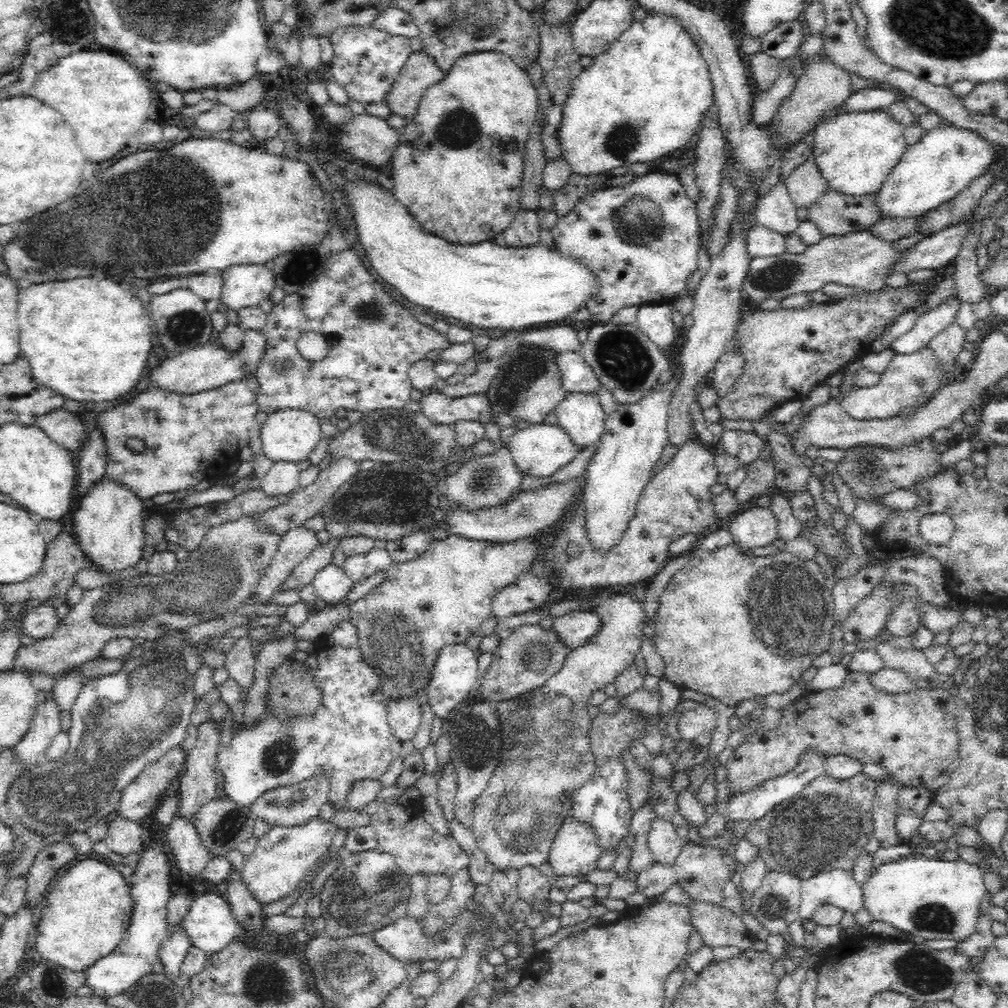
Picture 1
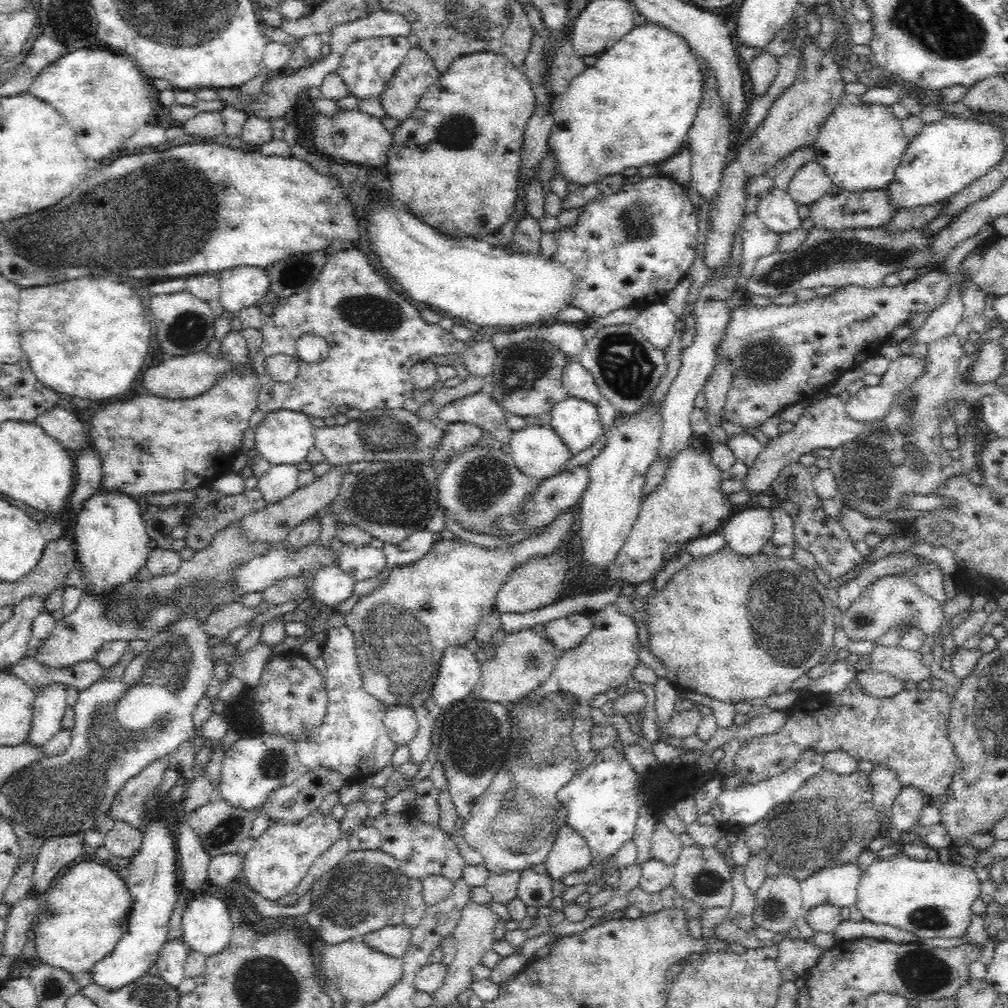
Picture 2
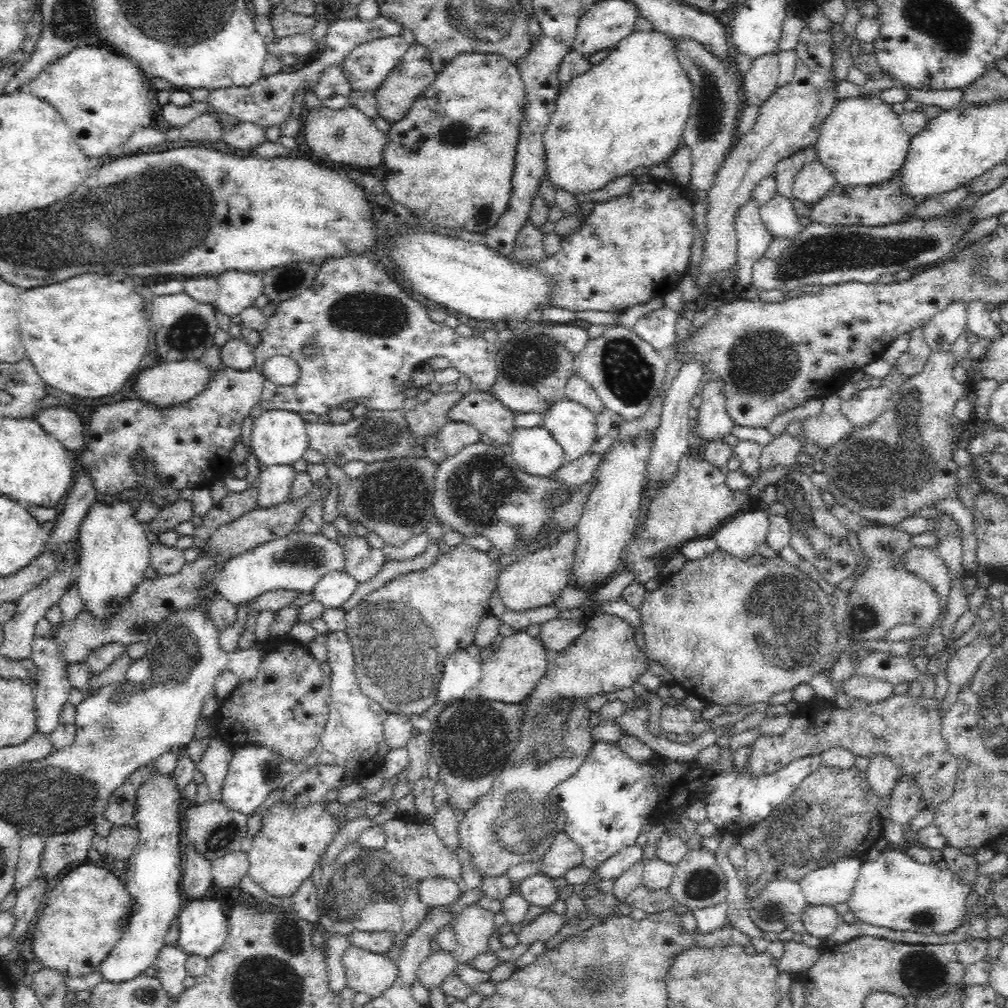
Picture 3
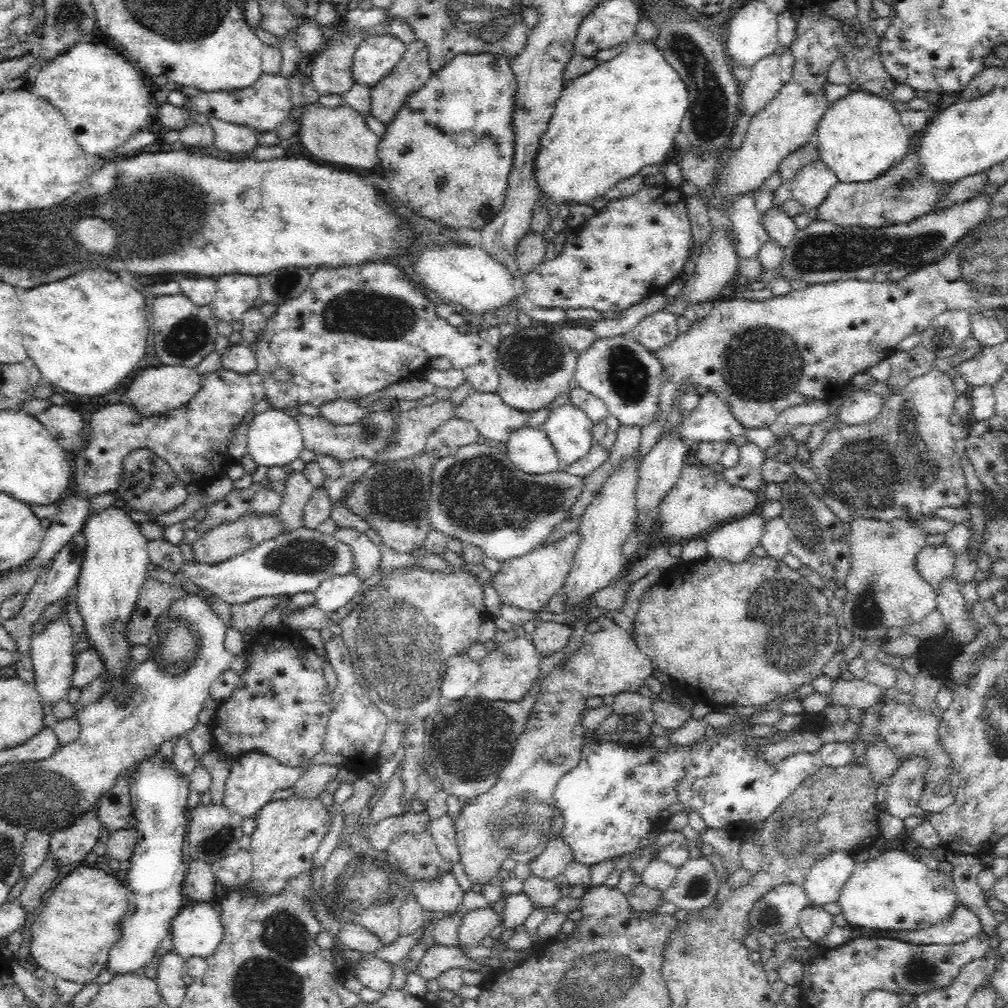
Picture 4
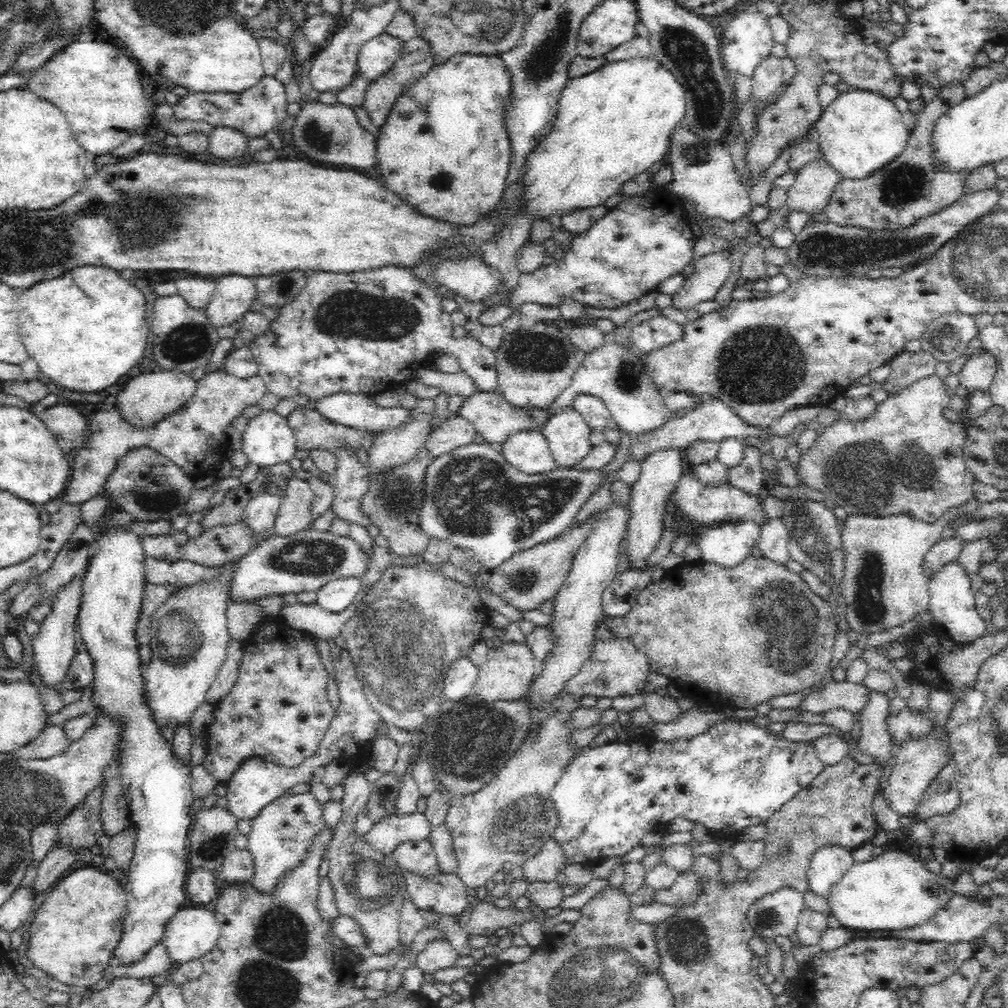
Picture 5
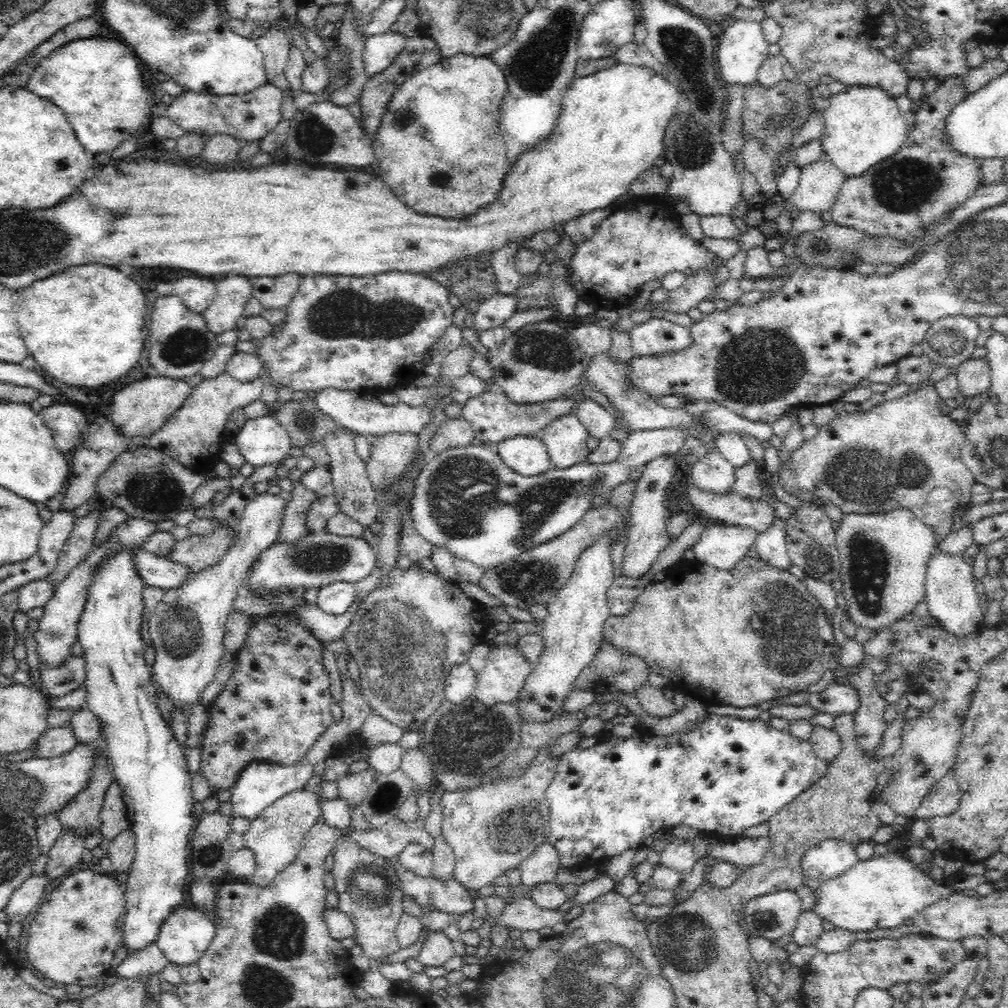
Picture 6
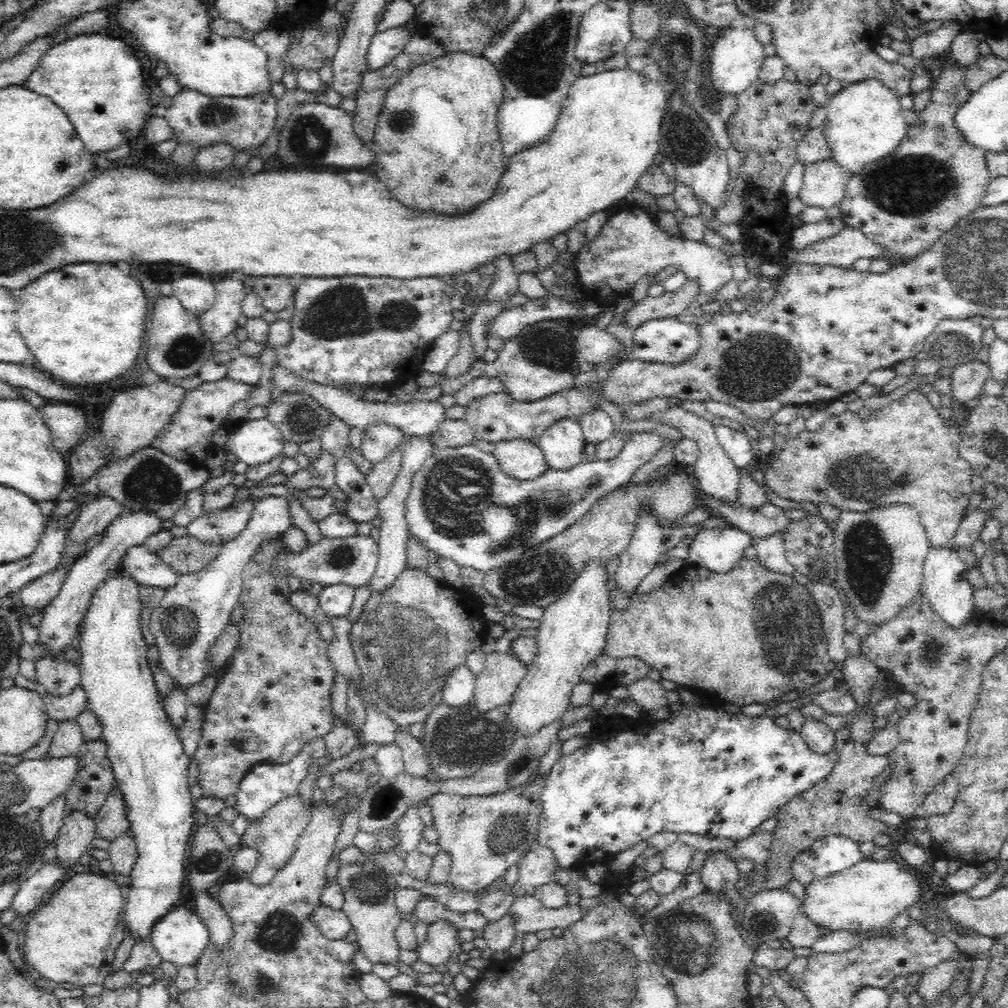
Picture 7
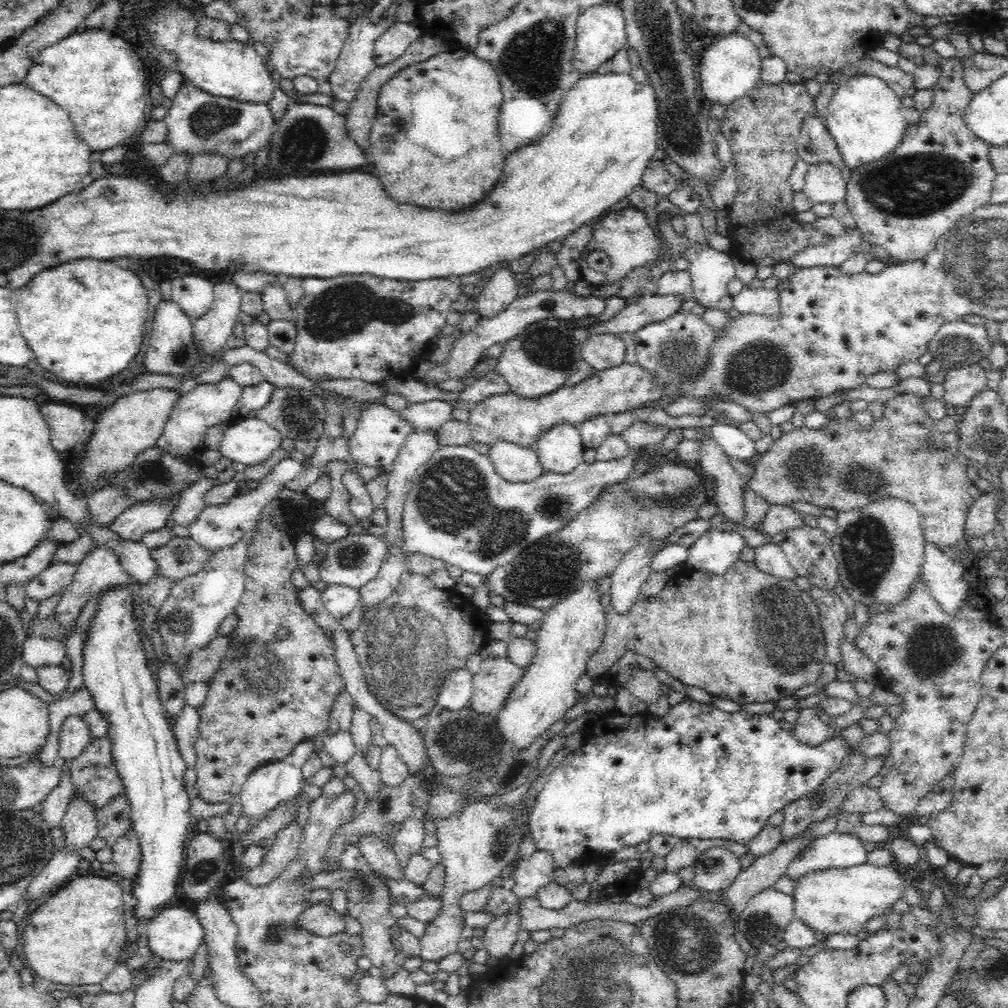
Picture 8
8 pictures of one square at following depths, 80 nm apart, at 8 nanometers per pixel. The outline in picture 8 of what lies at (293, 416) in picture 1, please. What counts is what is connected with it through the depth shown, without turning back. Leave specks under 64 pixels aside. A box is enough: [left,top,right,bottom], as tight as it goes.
[219,417,283,467]

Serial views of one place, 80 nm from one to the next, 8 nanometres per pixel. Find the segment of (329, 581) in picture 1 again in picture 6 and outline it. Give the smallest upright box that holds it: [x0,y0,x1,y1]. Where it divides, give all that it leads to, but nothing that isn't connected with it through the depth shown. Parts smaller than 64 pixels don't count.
[317,581,356,614]

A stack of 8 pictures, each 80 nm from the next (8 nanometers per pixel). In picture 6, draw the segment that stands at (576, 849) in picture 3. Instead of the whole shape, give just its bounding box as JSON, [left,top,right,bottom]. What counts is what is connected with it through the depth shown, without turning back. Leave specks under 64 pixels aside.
[518,841,561,891]

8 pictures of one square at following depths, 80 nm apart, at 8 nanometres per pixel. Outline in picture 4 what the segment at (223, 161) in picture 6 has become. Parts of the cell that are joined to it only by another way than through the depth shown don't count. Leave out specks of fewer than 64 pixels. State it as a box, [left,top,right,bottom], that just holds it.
[209,117,259,154]

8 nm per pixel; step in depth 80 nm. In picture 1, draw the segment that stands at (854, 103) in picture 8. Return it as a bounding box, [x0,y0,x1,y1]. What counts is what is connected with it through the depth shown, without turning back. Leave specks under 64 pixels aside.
[812,110,907,196]

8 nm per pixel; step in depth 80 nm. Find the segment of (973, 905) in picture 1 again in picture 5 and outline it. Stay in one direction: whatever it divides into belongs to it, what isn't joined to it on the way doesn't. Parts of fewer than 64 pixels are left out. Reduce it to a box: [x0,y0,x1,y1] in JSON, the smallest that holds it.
[828,850,955,931]

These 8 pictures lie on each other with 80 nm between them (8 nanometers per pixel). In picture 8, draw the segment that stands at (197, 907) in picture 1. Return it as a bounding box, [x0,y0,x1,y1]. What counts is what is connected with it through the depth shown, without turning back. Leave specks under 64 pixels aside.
[144,907,205,962]

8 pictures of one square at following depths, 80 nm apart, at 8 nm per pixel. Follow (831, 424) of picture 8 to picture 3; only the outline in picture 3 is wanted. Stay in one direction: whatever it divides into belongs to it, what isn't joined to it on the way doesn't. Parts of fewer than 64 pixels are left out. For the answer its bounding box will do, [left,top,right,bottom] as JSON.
[822,349,976,525]

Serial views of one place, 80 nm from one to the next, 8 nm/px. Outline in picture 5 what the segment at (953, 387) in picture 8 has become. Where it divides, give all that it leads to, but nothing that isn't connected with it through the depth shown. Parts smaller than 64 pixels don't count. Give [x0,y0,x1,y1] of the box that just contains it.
[957,350,999,393]

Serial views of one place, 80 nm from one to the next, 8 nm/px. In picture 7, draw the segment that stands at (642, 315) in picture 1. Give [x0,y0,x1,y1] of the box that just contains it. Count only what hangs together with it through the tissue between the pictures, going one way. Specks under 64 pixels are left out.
[632,317,699,363]

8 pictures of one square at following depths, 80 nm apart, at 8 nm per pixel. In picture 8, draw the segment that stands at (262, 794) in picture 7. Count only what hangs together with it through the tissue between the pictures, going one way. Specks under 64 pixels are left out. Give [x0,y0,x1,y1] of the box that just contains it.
[237,740,321,822]

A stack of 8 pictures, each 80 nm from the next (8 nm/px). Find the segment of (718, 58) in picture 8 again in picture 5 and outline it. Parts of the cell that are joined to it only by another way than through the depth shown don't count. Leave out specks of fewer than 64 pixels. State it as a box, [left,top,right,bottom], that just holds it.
[721,9,776,78]

